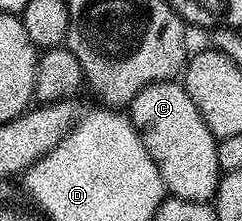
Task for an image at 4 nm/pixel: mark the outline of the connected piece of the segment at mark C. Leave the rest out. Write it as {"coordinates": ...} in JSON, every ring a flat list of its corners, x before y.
{"coordinates":[[175,80,149,84,132,100,129,117,135,126,135,131,141,136,153,164,157,164,157,172,161,172,164,191,173,198,210,203,217,192,221,177,217,164,219,143,209,124,205,124,201,112,197,112,197,104,193,104,185,87]]}

